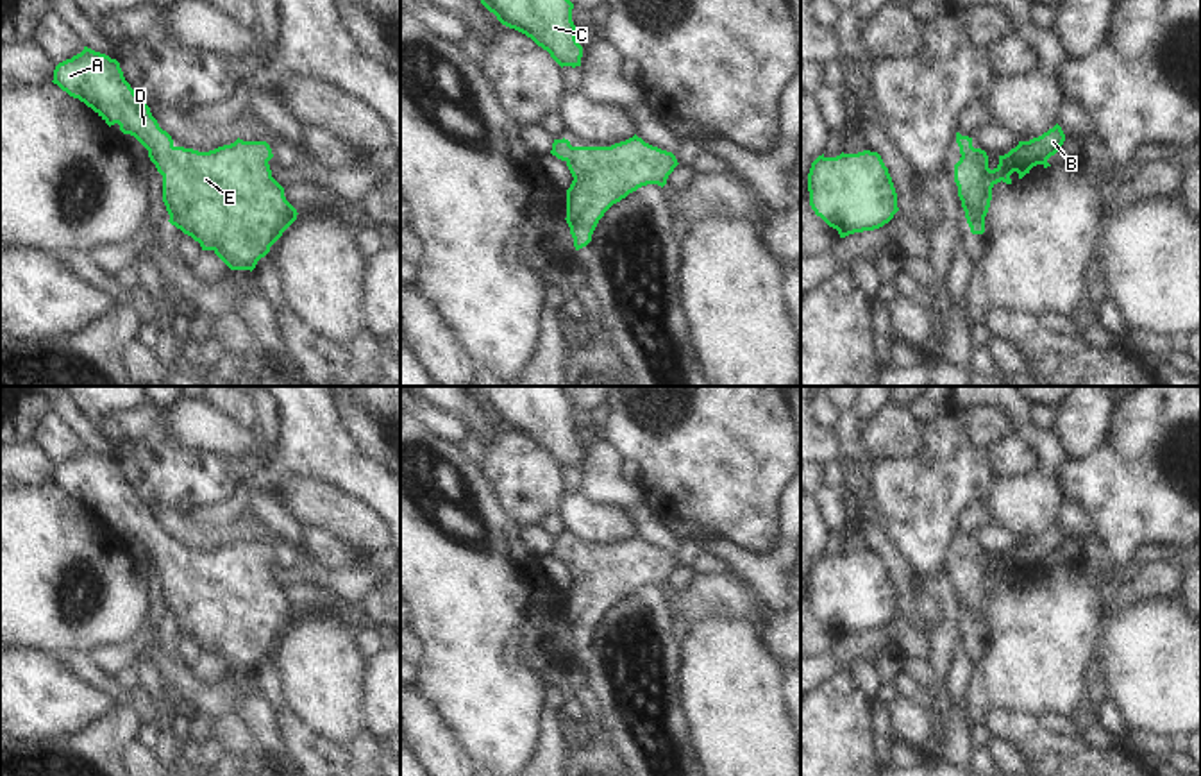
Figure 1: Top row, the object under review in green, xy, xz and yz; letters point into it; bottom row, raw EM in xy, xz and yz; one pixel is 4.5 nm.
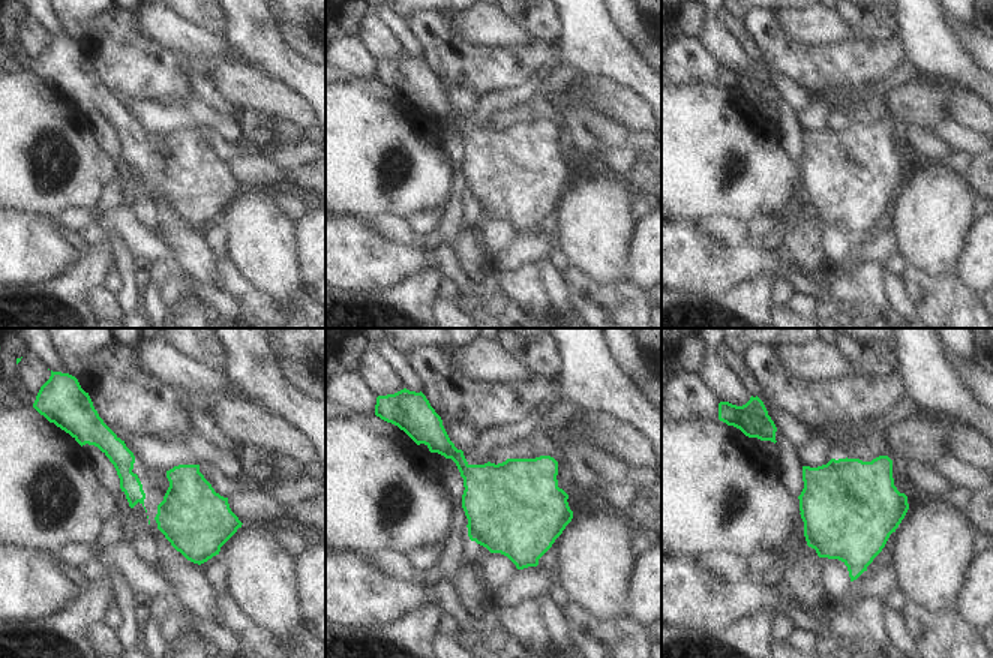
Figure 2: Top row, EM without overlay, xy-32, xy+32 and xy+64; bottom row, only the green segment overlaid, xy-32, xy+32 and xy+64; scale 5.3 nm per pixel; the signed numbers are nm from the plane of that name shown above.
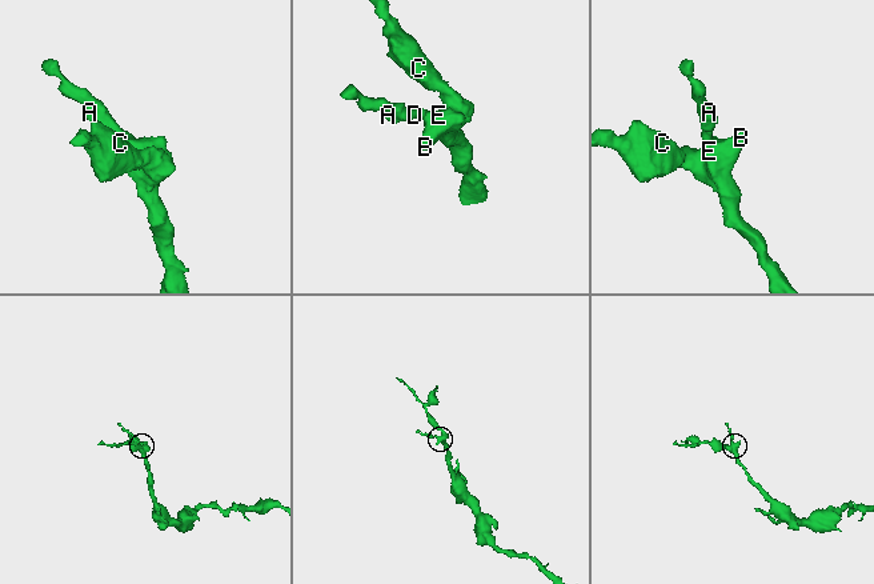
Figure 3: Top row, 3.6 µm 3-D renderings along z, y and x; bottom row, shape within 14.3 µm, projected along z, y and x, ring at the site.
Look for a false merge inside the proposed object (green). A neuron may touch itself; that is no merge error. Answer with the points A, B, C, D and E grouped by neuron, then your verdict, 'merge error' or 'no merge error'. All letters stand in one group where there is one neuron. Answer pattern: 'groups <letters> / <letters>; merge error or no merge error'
groups A B C D E; no merge error

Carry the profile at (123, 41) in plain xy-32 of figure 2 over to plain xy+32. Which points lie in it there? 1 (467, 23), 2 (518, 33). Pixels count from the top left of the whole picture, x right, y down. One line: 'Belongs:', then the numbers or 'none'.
Belongs: none

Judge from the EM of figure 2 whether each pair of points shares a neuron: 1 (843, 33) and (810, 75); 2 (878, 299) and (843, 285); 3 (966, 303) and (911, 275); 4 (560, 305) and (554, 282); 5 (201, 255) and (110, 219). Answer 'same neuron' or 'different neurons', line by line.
1: different neurons
2: same neuron
3: same neuron
4: same neuron
5: different neurons

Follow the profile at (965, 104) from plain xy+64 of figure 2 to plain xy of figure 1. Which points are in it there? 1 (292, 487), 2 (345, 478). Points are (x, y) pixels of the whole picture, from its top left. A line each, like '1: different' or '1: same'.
1: same
2: different

